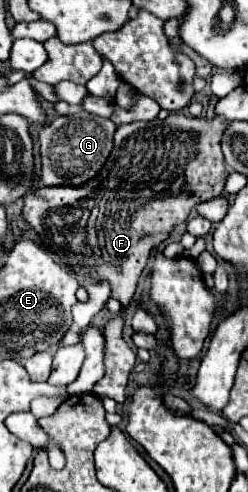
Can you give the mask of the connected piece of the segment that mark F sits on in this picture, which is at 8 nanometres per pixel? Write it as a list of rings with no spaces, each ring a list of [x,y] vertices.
[[[181,111],[169,113],[163,121],[153,119],[119,125],[113,139],[115,147],[97,177],[77,187],[39,187],[31,195],[25,195],[21,215],[35,229],[43,245],[73,269],[73,273],[87,281],[107,281],[111,285],[111,297],[127,307],[135,293],[139,275],[147,265],[149,253],[169,237],[169,231],[175,225],[187,219],[195,205],[223,193],[225,177],[229,175],[221,153],[223,129],[225,123],[221,117],[207,121],[187,117]]]

